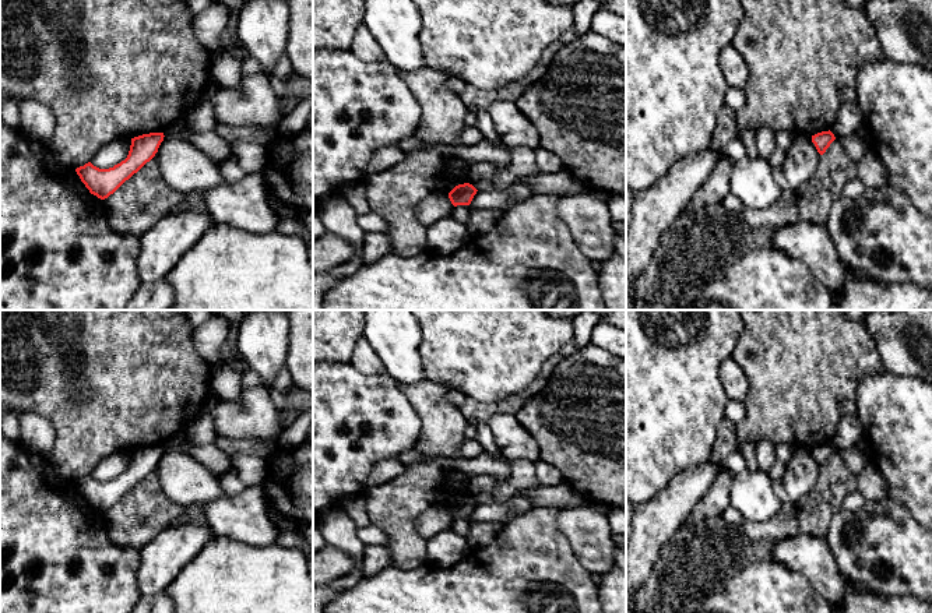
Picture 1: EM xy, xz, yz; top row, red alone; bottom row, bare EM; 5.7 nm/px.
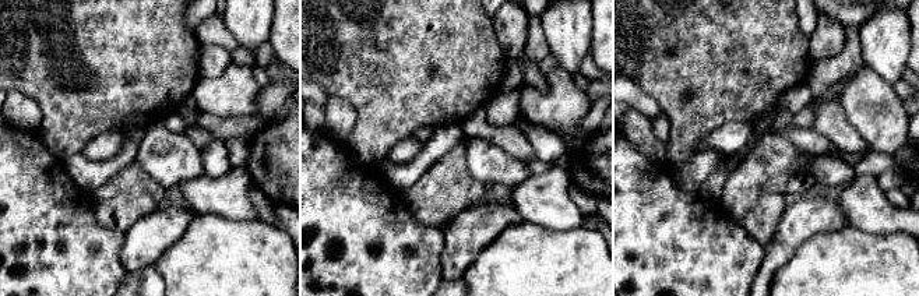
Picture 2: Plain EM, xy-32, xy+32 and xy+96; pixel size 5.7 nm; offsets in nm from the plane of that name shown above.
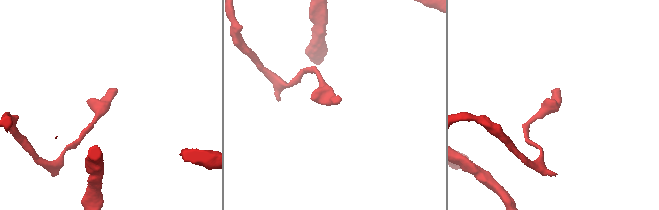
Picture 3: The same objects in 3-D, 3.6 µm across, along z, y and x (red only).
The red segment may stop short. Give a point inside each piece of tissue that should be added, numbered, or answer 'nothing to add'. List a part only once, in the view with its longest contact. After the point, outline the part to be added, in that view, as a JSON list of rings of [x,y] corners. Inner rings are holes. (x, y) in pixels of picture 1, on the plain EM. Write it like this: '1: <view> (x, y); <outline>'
nothing to add

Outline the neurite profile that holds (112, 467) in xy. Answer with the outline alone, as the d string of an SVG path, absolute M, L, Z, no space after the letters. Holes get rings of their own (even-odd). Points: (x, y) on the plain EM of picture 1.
M116 452L102 459L91 476L99 482L109 482L124 473L129 468L131 452Z

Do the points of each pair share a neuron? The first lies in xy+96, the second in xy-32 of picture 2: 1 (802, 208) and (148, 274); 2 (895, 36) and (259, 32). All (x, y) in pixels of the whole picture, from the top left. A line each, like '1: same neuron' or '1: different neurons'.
1: different neurons
2: same neuron

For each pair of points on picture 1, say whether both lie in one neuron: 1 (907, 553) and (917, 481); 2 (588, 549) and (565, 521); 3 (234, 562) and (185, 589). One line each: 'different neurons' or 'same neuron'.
1: different neurons
2: same neuron
3: same neuron

